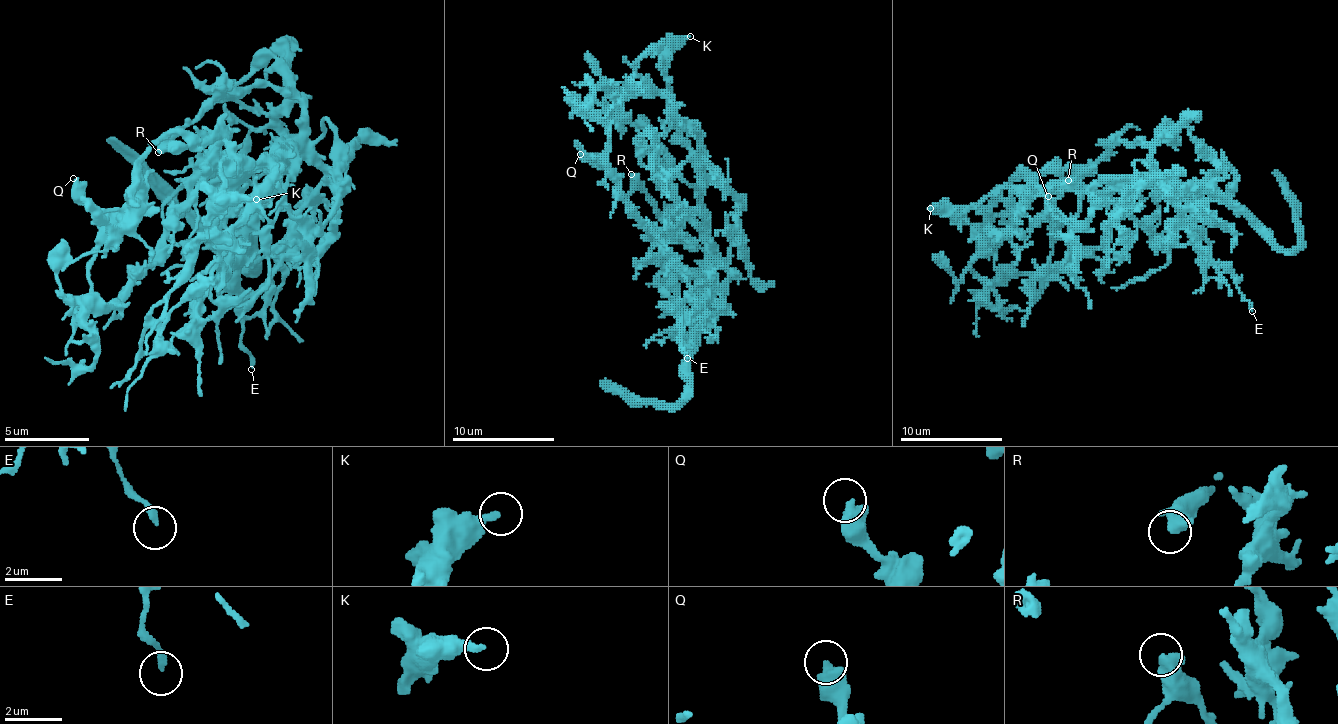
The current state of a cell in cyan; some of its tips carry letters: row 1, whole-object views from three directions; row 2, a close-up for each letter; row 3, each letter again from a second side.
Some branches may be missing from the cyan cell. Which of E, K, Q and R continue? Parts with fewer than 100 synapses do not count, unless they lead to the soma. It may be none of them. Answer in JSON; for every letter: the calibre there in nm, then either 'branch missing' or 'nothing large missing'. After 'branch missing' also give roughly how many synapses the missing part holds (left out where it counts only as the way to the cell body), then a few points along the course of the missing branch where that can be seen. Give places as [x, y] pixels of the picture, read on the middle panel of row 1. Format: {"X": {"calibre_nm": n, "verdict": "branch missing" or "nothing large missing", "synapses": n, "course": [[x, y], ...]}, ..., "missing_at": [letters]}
{"E": {"calibre_nm": 240, "verdict": "nothing large missing"}, "K": {"calibre_nm": 320, "verdict": "nothing large missing"}, "Q": {"calibre_nm": 600, "verdict": "nothing large missing"}, "R": {"calibre_nm": 550, "verdict": "nothing large missing"}, "missing_at": []}

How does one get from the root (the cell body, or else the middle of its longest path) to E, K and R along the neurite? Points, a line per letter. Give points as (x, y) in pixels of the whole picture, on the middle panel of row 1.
E: (697, 291), (702, 286), (697, 286), (679, 307), (679, 340), (687, 358)
K: (697, 291), (705, 274), (705, 205), (700, 197), (692, 148), (674, 125), (667, 77), (667, 59), (690, 36)
R: (697, 291), (700, 281), (715, 266), (718, 258), (700, 248), (692, 248), (631, 174)

